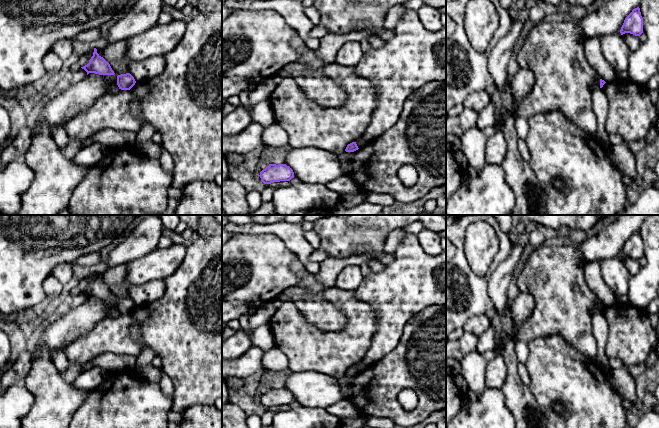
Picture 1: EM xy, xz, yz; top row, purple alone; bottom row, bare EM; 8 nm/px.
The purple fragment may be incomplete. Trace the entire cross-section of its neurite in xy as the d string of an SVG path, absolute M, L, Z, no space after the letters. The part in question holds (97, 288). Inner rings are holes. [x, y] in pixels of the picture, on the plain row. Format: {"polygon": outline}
{"polygon": "M94 272L93 280L89 284L89 287L81 292L87 296L87 299L89 297L95 297L99 299L115 298L110 288L97 277L96 272Z"}

